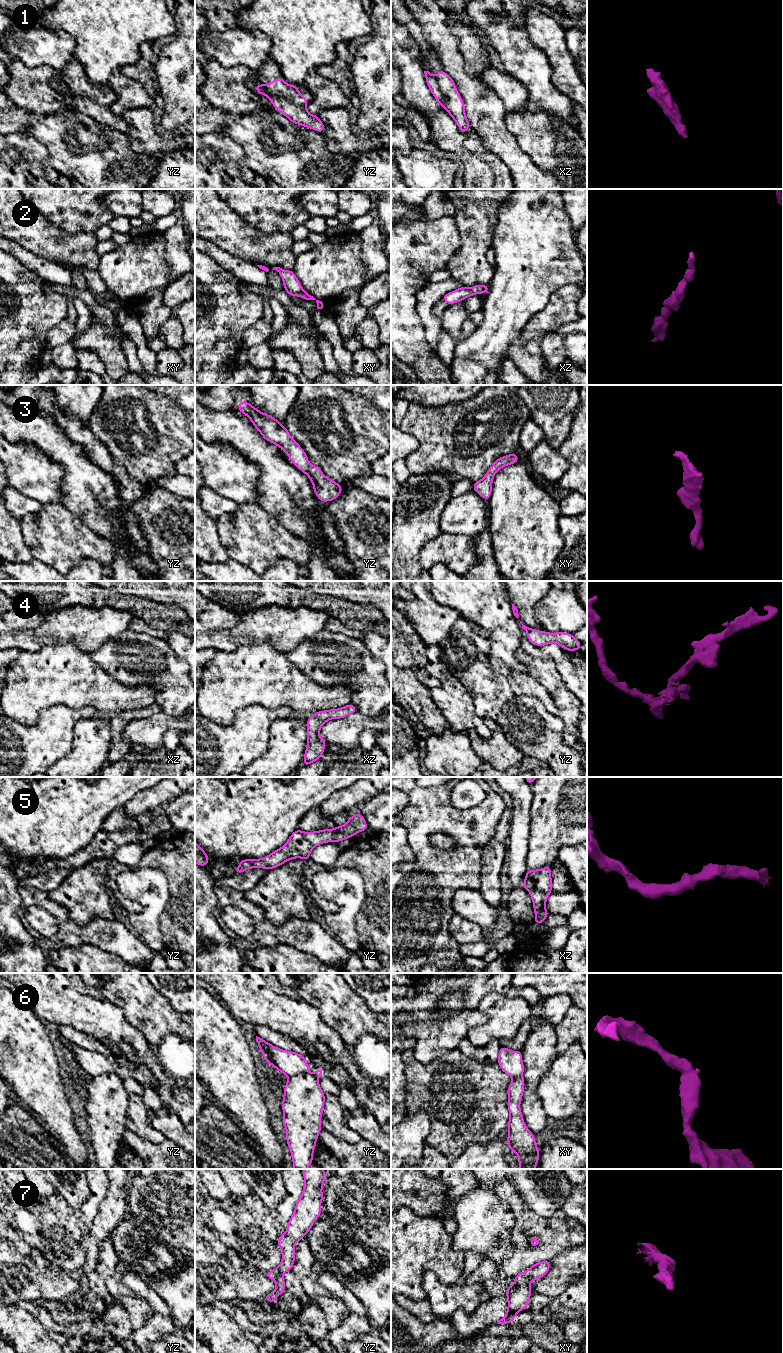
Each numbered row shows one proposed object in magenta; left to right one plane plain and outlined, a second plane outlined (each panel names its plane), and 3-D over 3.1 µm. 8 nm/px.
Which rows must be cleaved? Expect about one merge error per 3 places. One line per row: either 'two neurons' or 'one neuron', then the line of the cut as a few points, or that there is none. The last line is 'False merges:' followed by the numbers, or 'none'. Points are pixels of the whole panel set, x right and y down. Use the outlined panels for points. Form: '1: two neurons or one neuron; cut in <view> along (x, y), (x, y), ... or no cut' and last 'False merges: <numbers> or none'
1: two neurons; cut in yz along (270, 98), (284, 98), (294, 104), (304, 105)
2: one neuron; no cut
3: one neuron; no cut
4: one neuron; no cut
5: one neuron; no cut
6: two neurons; cut in yz along (308, 1072), (295, 1074), (289, 1078)
7: one neuron; no cut
False merges: 1, 6

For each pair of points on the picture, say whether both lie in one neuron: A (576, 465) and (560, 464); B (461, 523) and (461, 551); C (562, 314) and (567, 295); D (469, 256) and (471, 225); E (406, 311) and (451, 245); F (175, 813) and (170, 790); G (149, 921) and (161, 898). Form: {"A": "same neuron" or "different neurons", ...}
{"A": "different neurons", "B": "different neurons", "C": "same neuron", "D": "same neuron", "E": "same neuron", "F": "different neurons", "G": "same neuron"}

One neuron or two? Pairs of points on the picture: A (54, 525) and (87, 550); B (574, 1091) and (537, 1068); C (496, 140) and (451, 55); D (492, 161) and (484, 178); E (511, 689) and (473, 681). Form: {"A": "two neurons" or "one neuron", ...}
{"A": "one neuron", "B": "two neurons", "C": "one neuron", "D": "two neurons", "E": "one neuron"}

